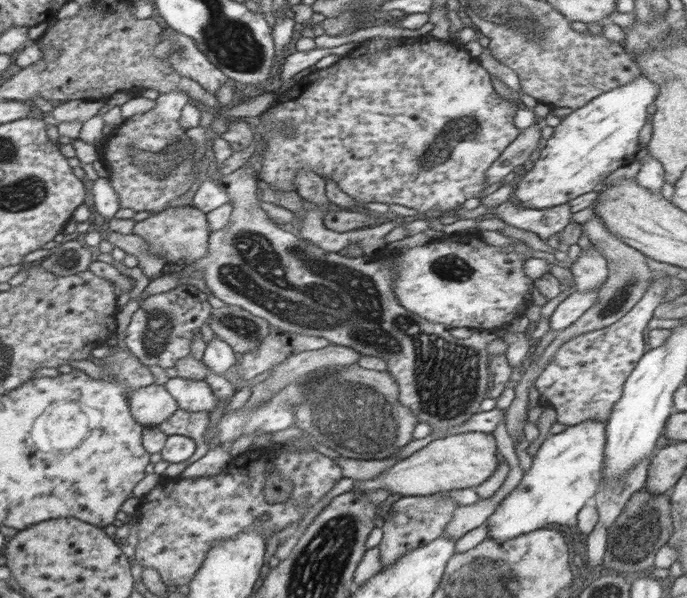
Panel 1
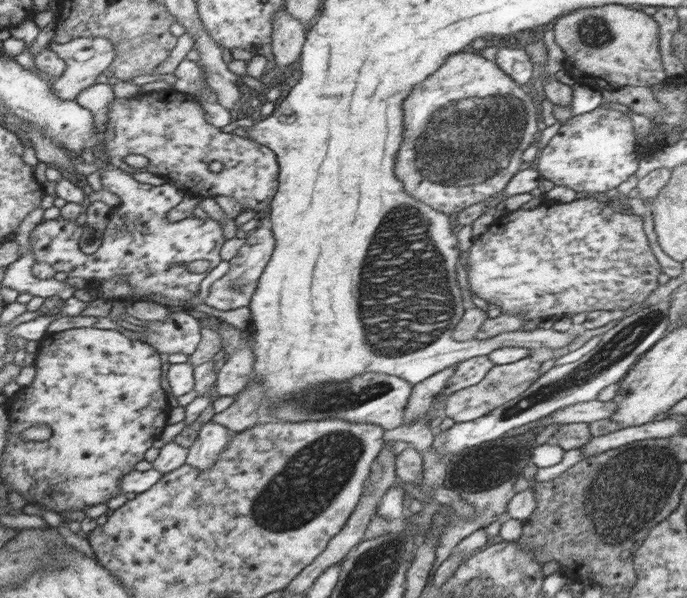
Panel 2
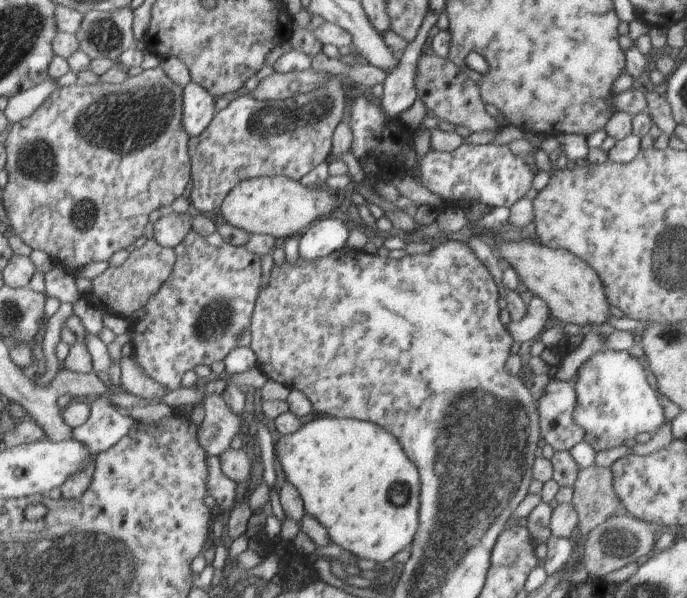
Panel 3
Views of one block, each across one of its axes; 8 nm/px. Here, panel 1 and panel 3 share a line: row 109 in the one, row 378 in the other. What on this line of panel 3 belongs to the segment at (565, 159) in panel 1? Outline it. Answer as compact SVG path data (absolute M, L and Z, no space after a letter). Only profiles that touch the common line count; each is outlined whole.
M606 350L590 356L576 371L573 378L576 390L576 408L574 408L574 422L584 430L584 441L588 442L597 454L610 447L623 445L627 439L635 438L638 434L656 433L666 424L666 412L660 402L660 392L652 388L648 382L644 366L628 351Z

